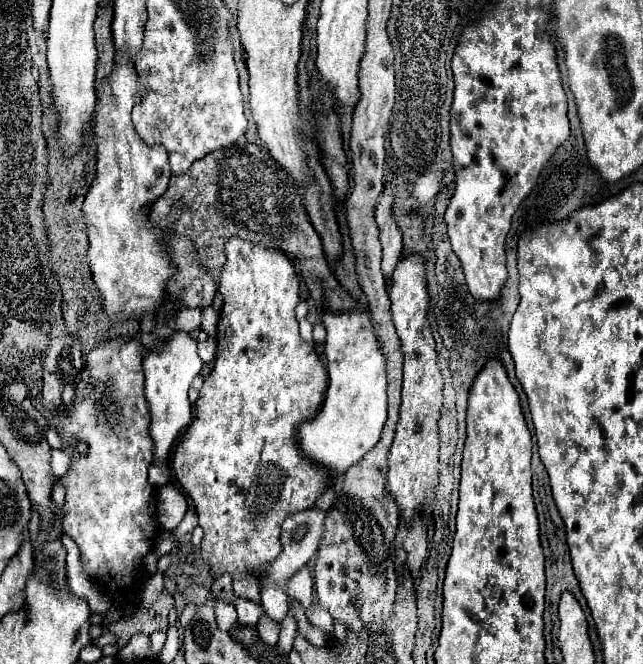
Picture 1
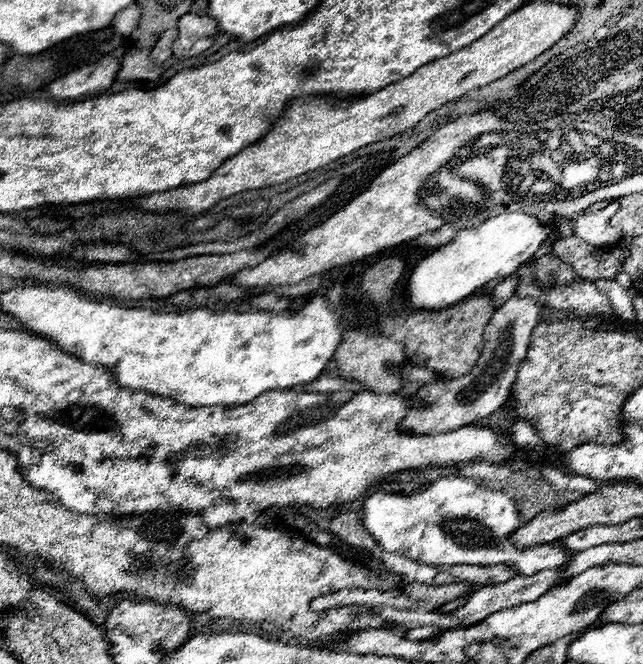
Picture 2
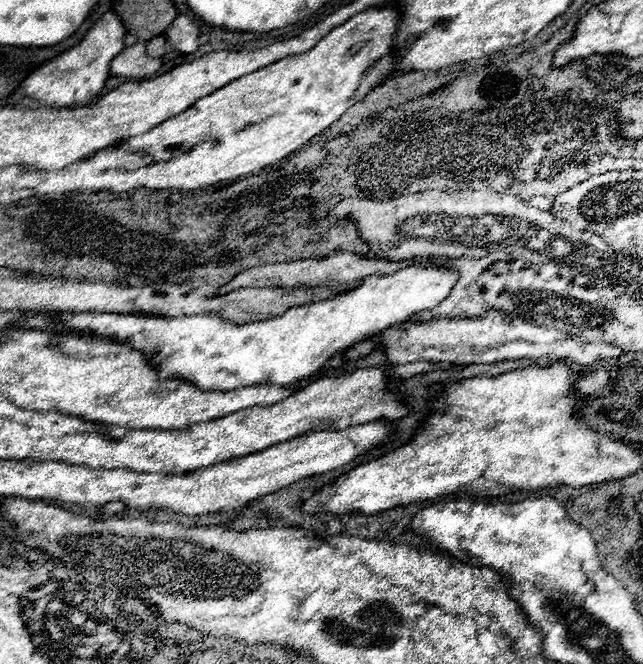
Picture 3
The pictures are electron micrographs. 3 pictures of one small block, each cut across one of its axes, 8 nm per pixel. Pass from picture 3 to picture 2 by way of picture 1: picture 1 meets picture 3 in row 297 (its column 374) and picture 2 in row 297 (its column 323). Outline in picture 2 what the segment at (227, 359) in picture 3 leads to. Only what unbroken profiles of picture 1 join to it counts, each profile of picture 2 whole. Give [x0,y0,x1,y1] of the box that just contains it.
[404,212,556,310]

